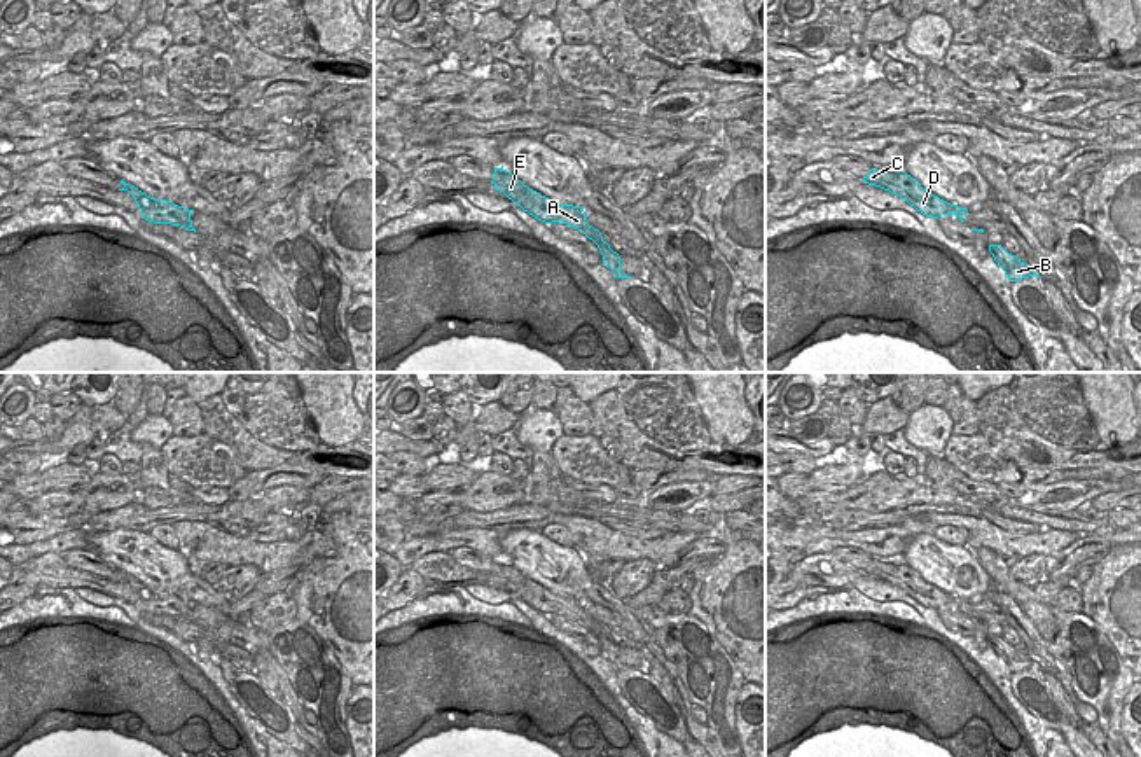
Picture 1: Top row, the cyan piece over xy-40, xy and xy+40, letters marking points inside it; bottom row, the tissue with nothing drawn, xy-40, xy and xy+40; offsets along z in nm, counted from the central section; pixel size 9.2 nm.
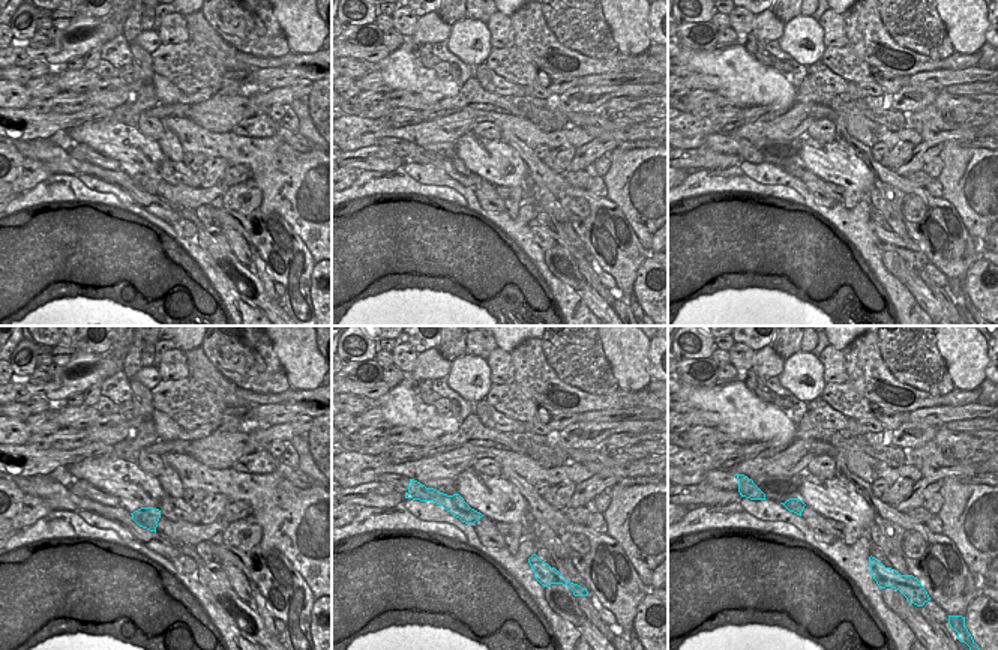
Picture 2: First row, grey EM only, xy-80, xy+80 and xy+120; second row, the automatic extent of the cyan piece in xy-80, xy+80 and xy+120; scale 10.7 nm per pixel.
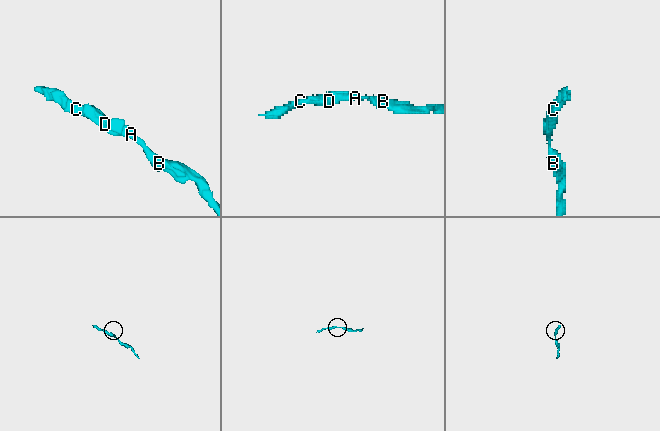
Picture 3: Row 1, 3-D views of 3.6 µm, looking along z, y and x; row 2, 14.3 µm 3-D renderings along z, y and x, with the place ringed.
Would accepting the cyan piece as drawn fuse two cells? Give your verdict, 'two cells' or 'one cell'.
one cell

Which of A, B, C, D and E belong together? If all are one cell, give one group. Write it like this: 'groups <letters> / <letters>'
groups A B C D E

